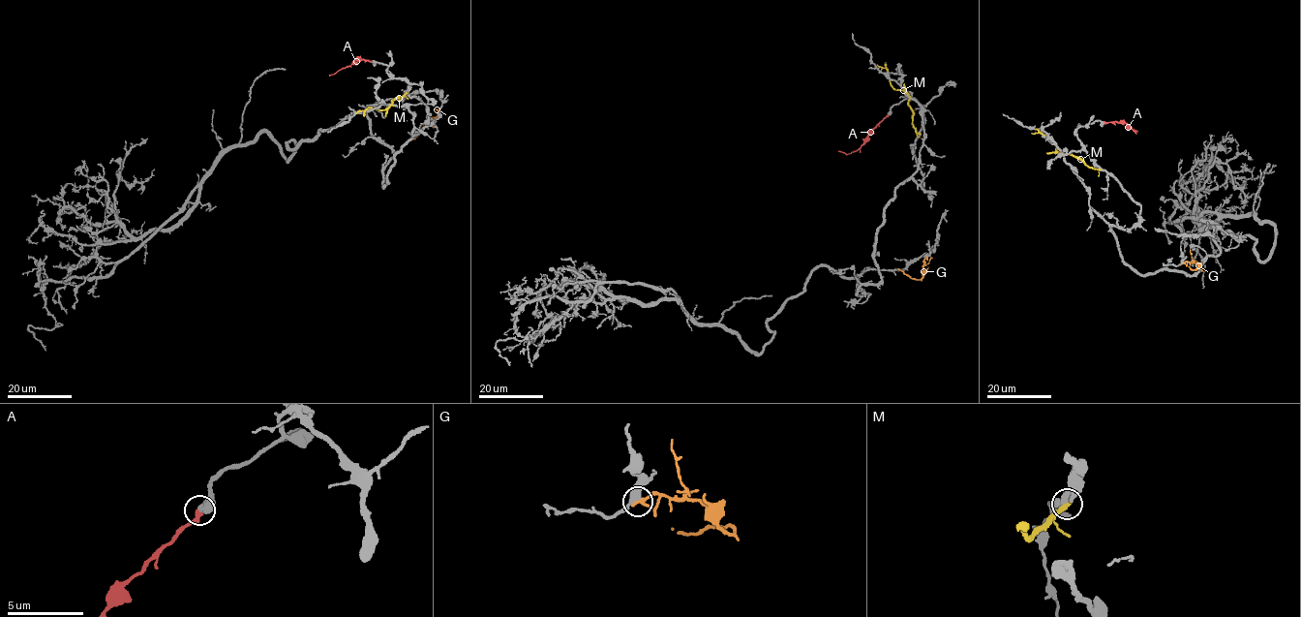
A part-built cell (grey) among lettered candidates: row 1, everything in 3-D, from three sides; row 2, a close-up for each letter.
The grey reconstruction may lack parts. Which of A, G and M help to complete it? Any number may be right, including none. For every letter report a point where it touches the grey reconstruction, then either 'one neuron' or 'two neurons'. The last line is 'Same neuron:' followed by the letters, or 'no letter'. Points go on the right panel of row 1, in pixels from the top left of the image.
A: contact (1104, 122); one neuron
G: contact (1183, 262); two neurons
M: contact (1100, 169); two neurons
Same neuron: A

